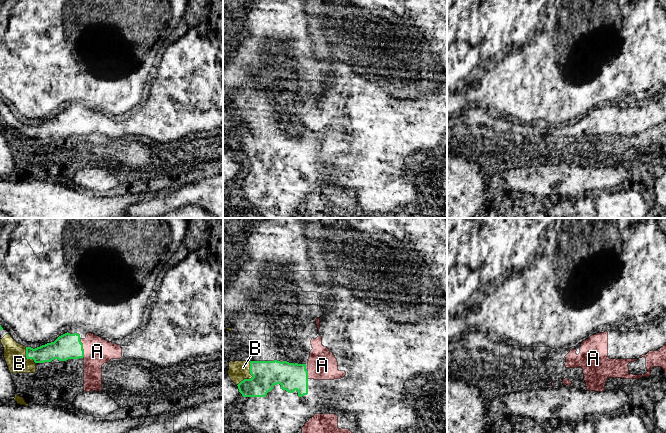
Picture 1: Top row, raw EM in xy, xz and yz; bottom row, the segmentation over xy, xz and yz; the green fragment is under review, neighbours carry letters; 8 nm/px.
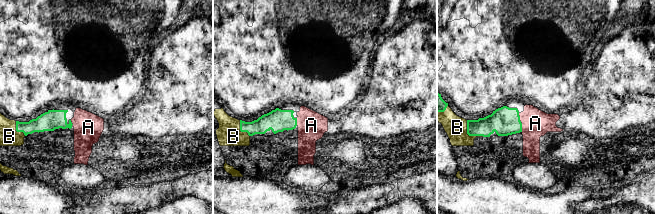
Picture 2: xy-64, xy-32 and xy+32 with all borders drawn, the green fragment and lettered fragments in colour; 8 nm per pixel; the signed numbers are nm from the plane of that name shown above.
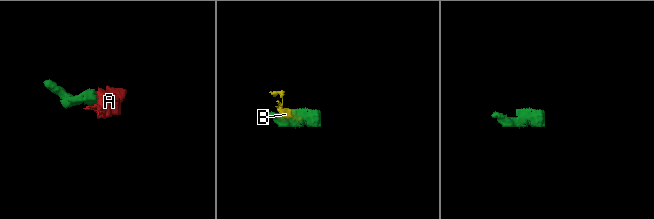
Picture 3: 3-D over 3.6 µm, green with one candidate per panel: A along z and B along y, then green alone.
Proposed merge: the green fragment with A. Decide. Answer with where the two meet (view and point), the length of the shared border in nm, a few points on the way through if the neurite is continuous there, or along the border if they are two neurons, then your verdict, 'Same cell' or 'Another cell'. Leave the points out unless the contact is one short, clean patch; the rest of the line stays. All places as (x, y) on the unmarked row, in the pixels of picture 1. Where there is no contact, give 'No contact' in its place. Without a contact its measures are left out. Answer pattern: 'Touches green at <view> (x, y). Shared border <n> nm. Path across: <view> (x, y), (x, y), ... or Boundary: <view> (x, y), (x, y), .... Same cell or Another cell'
Touches green at xy (82, 124). Shared border 150 nm. Same cell

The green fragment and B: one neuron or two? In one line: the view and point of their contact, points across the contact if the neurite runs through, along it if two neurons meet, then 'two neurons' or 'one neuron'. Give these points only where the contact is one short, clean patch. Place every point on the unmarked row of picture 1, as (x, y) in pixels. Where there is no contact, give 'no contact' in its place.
xz (252, 153) | one neuron

